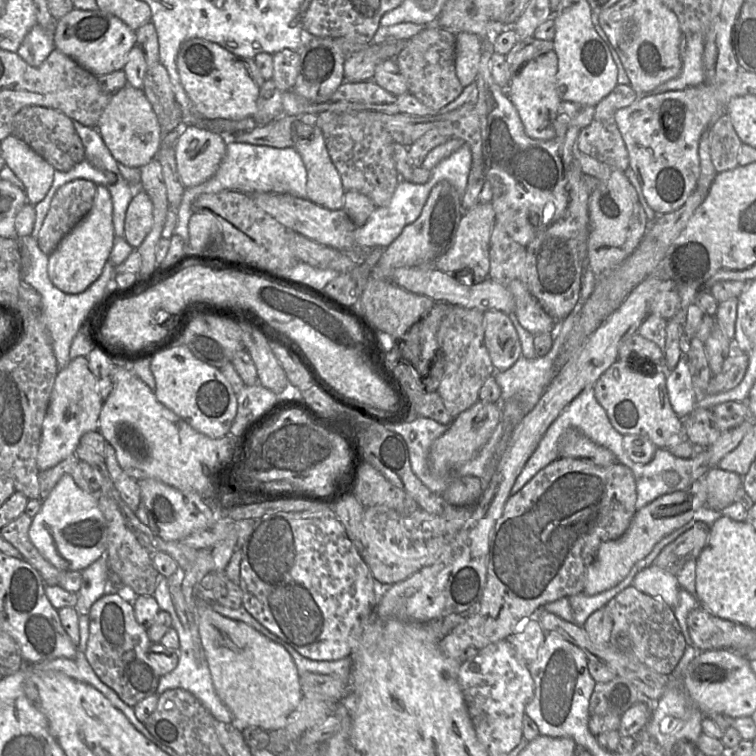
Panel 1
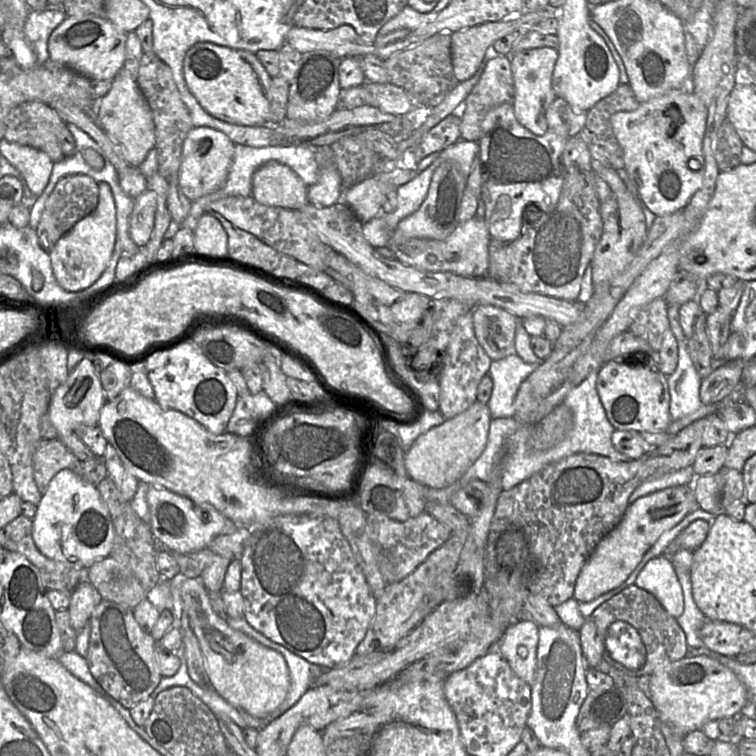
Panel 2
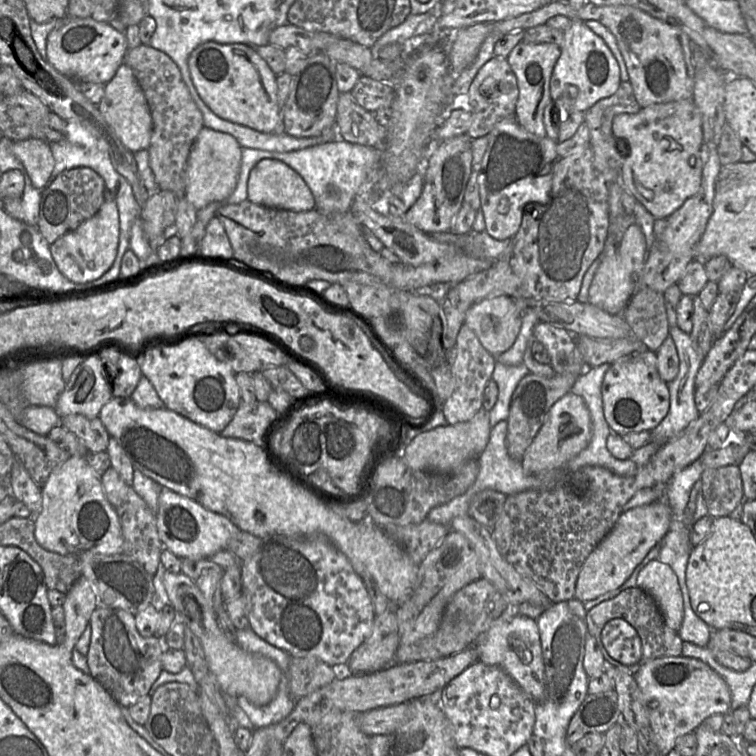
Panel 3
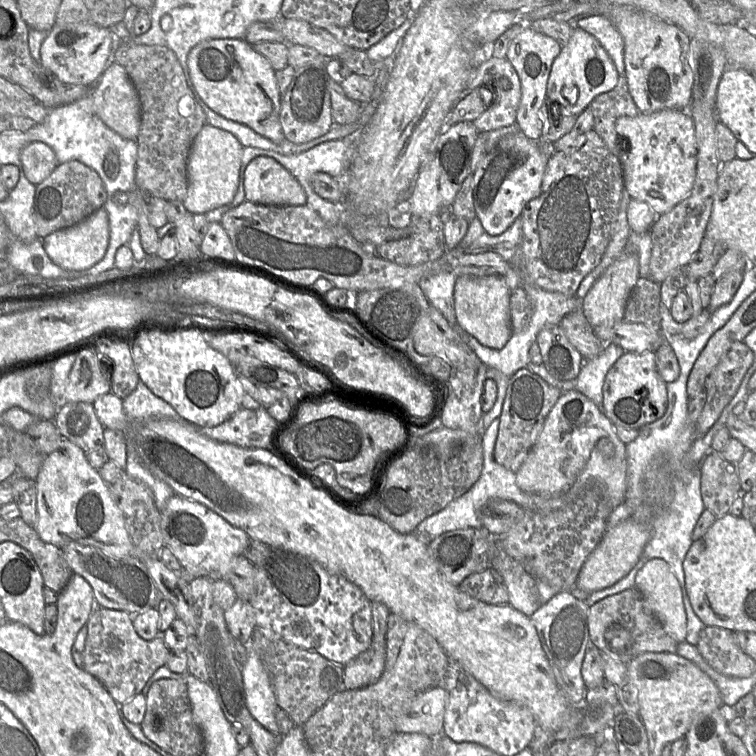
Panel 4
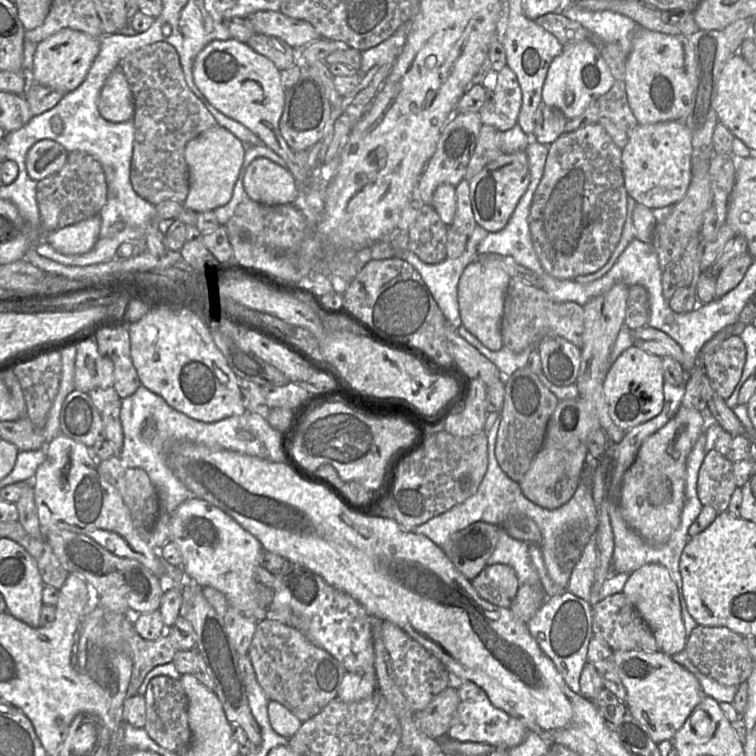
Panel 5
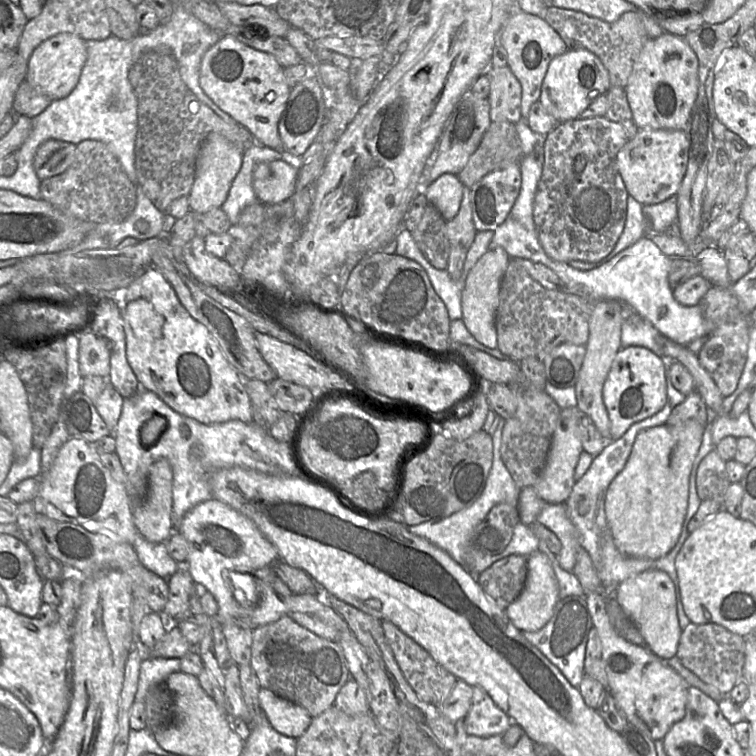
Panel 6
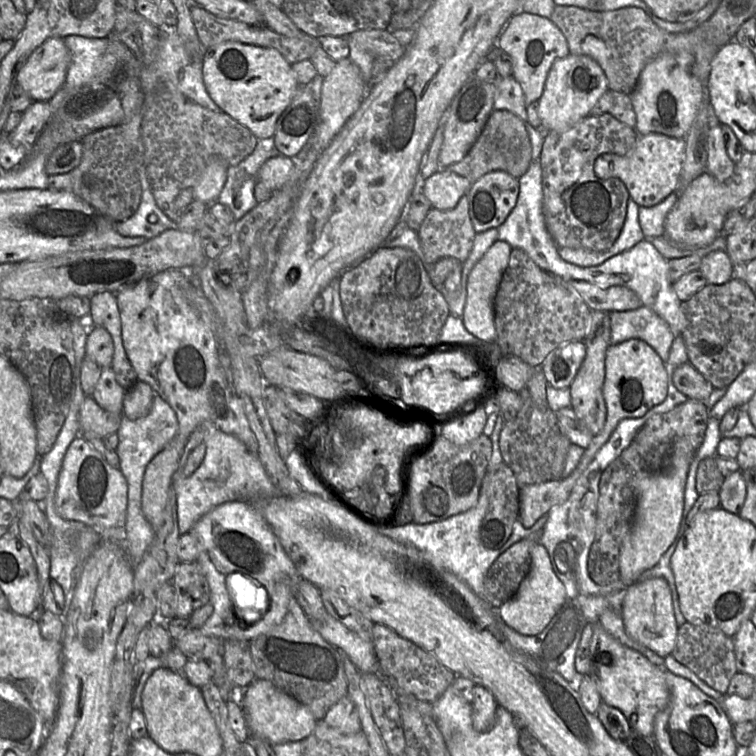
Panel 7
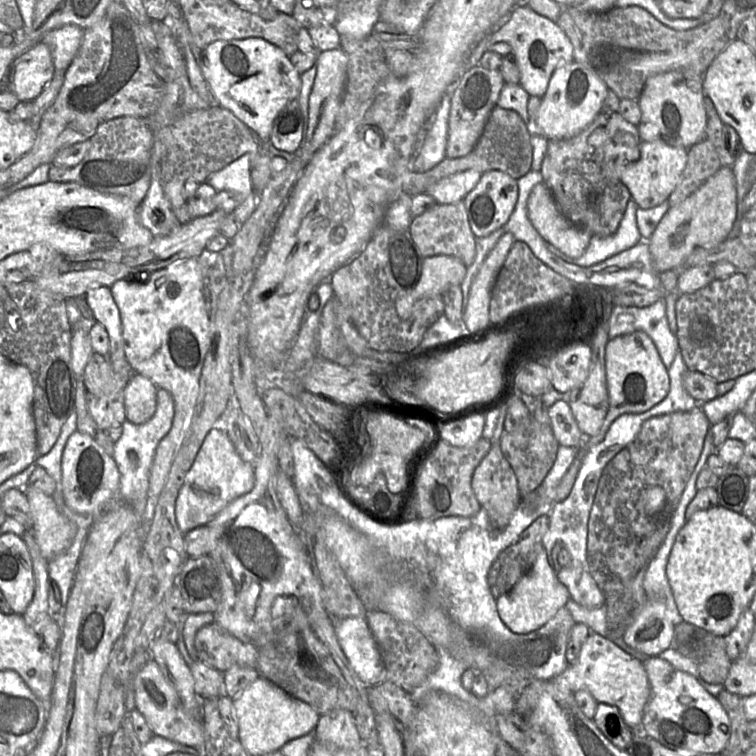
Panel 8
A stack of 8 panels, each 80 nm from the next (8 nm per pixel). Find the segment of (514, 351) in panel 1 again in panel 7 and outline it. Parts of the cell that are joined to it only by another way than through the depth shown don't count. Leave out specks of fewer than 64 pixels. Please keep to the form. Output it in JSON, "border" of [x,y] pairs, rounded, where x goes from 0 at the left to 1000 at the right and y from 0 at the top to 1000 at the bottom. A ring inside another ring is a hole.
{"border":[[[656,317],[627,351],[619,364],[616,399],[610,422],[624,443],[648,460],[657,459],[657,440],[653,427],[653,396],[668,360],[677,327],[668,319]]]}

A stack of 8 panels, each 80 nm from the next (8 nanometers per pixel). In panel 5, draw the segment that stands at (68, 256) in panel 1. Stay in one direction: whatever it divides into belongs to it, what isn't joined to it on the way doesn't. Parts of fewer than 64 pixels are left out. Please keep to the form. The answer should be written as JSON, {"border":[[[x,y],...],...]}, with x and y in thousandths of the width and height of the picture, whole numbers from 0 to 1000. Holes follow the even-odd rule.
{"border":[[[132,284],[122,286],[98,298],[61,308],[58,319],[87,337],[107,337],[122,331],[134,302]]]}

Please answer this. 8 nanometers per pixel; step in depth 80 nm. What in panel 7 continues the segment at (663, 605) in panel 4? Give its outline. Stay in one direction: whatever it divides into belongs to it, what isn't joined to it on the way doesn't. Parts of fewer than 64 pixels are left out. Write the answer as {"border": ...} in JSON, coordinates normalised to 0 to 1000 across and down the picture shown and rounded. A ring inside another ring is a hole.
{"border":[[[860,765],[831,775],[823,796],[821,815],[833,844],[877,872],[889,864],[894,852],[897,828],[892,815],[888,780],[878,765]]]}

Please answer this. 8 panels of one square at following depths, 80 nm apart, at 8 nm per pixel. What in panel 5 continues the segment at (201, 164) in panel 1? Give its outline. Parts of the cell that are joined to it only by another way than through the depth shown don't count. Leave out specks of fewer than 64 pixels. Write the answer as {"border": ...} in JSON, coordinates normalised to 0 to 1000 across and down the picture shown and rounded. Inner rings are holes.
{"border":[[[292,167],[280,168],[251,187],[245,200],[250,224],[250,254],[242,267],[243,274],[266,282],[299,271],[306,265],[324,204],[325,192]]]}

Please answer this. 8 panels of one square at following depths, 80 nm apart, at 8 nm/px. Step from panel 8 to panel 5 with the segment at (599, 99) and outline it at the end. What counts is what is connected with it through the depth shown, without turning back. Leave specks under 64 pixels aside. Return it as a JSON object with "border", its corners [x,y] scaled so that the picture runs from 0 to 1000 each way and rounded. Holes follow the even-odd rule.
{"border":[[[770,53],[746,61],[743,70],[730,79],[718,114],[717,135],[742,146],[750,157],[759,157],[803,123],[813,107],[792,63],[782,53]]]}

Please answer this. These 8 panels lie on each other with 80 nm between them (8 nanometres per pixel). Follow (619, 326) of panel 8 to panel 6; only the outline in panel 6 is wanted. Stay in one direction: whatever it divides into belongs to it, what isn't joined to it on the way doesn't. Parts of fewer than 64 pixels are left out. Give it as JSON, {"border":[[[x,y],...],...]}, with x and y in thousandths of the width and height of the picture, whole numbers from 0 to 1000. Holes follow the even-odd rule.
{"border":[[[829,411],[821,430],[821,458],[851,458],[877,472],[877,443],[840,411]]]}

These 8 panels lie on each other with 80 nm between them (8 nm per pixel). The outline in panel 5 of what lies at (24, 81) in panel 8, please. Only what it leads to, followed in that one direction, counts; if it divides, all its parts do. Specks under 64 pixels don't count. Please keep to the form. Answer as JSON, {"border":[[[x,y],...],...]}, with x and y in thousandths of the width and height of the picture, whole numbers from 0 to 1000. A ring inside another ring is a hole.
{"border":[[[85,37],[53,56],[44,79],[40,103],[50,111],[83,123],[101,119],[112,106],[132,66],[134,50]]]}

